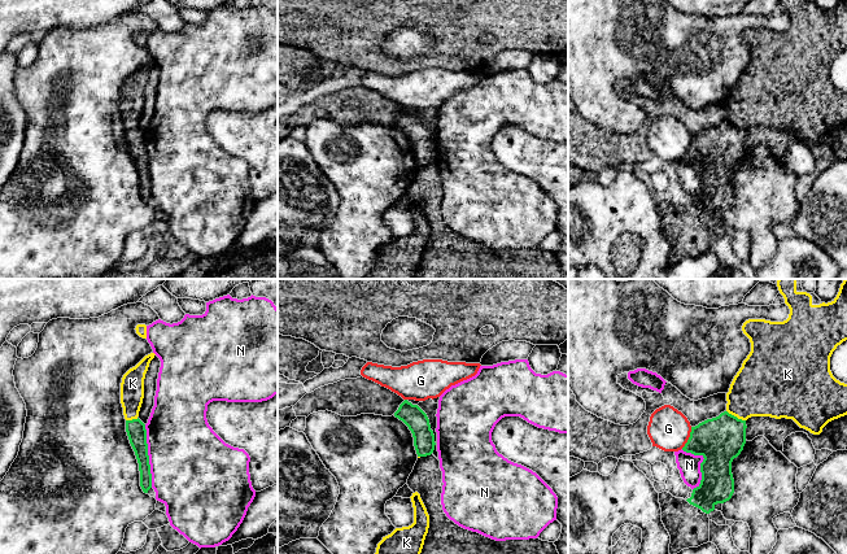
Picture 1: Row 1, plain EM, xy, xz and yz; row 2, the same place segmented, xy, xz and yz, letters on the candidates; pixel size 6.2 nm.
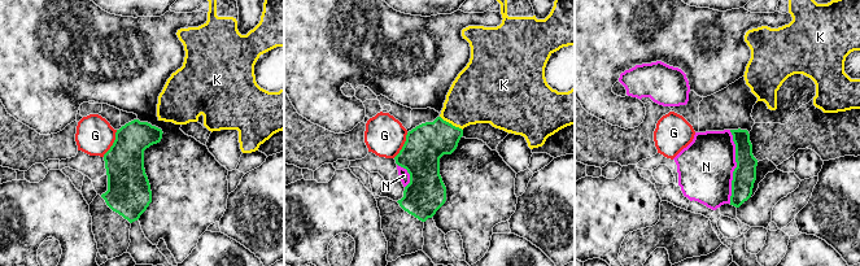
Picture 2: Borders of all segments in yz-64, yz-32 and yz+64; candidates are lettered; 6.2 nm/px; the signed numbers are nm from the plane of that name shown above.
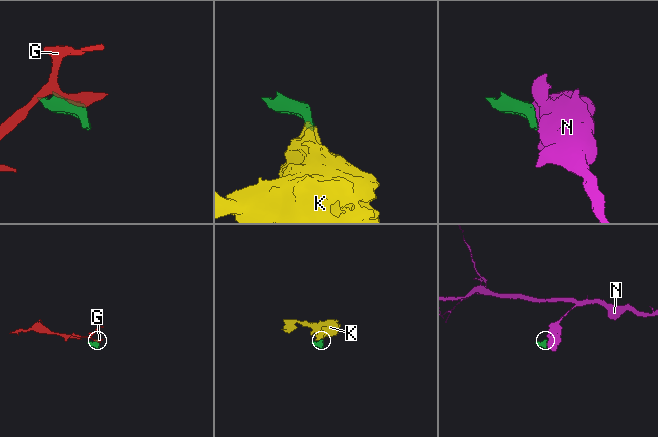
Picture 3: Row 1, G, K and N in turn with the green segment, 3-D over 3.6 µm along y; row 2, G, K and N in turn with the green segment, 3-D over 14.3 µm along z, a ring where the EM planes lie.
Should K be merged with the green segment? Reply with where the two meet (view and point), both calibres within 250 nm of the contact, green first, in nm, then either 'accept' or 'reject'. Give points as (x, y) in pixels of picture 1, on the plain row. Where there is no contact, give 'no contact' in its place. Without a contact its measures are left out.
yz (736, 126) | 280/360 nm | reject

